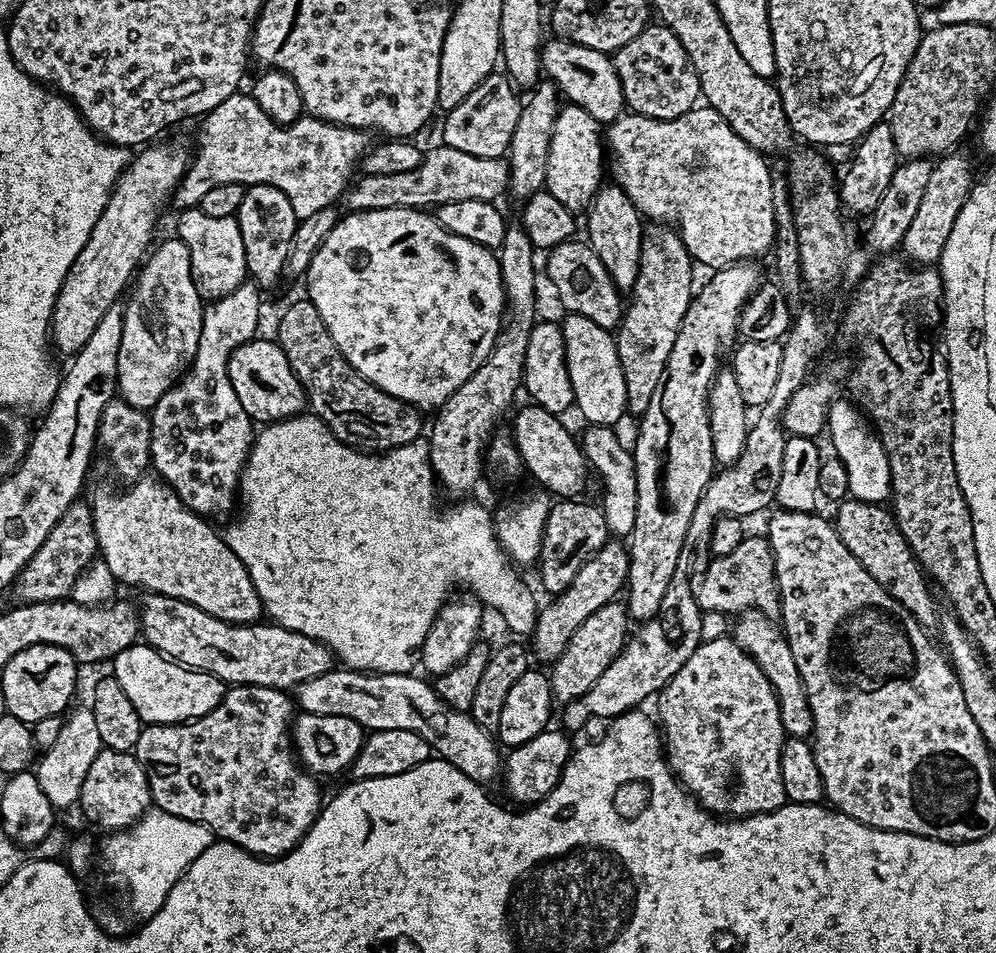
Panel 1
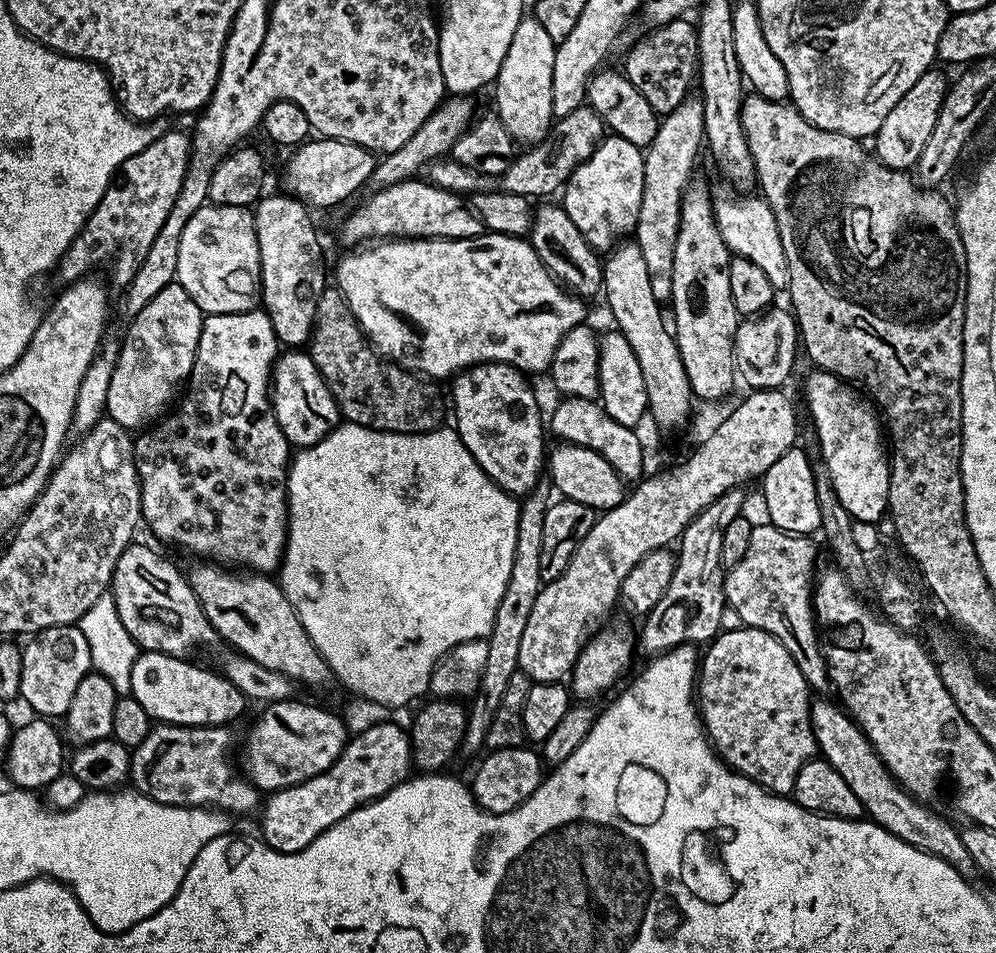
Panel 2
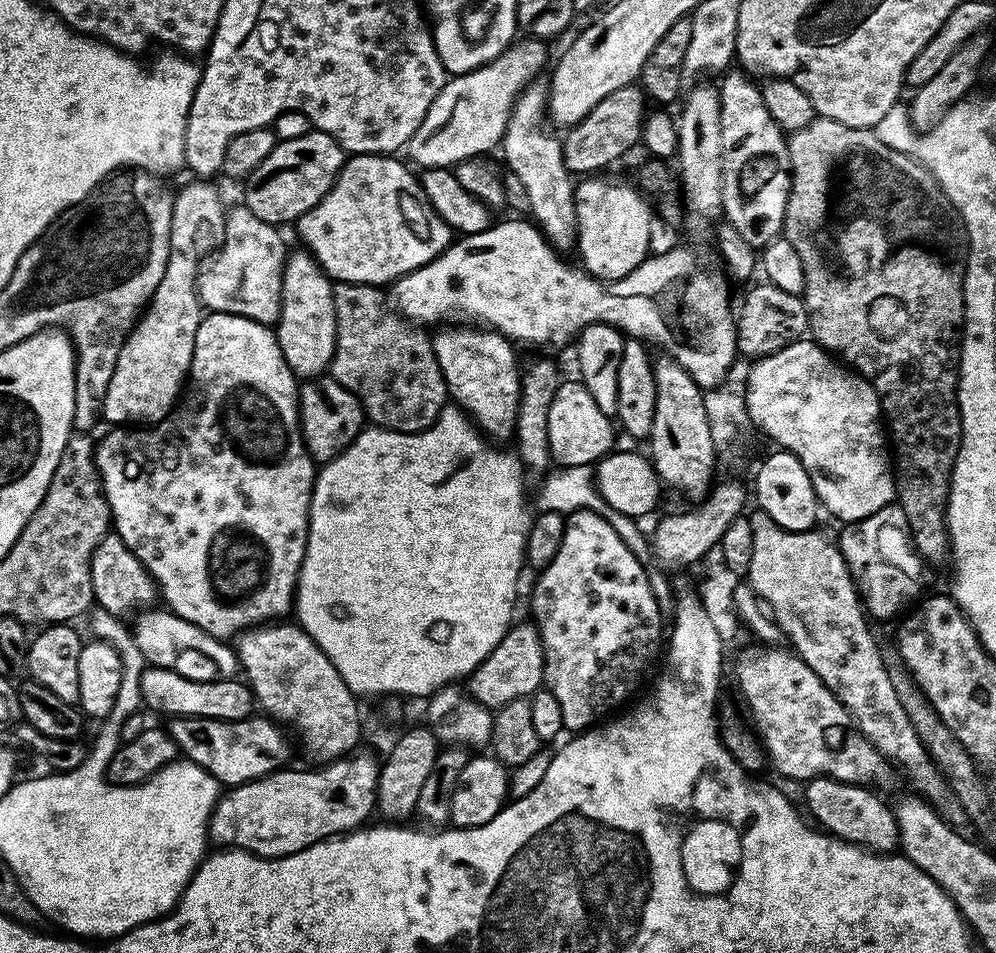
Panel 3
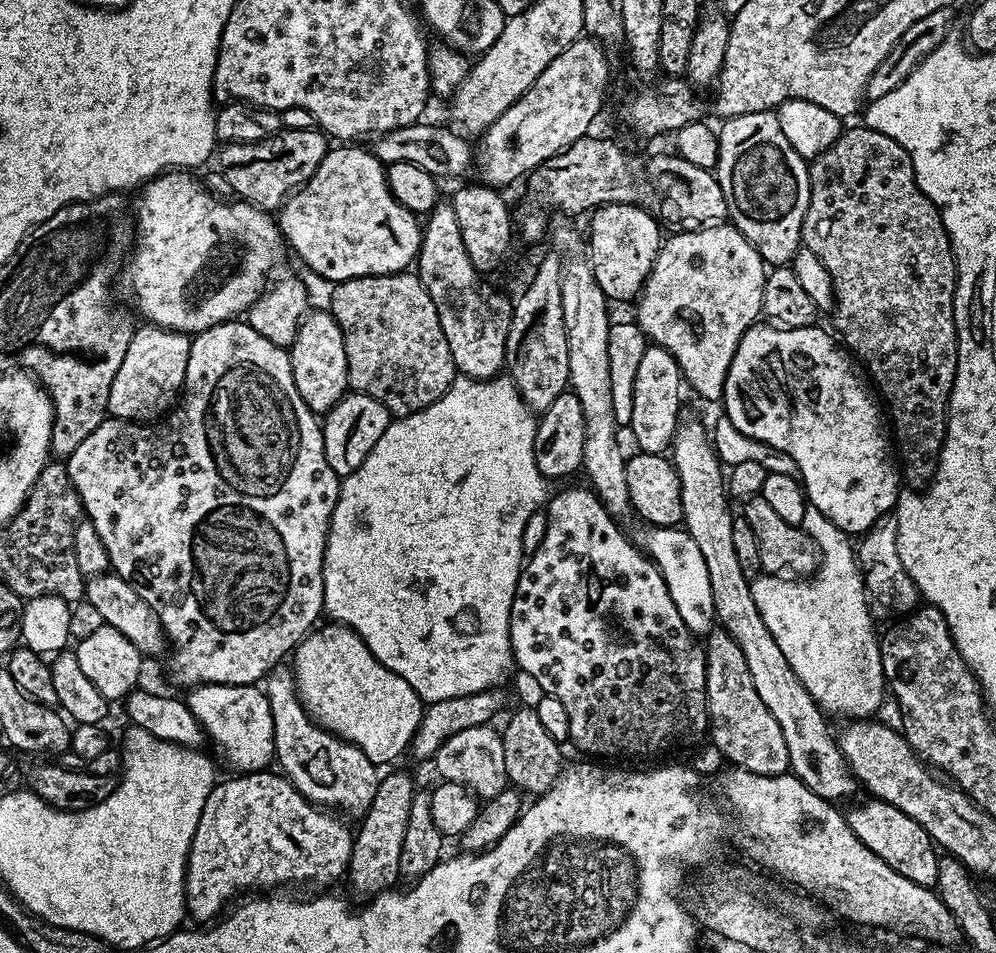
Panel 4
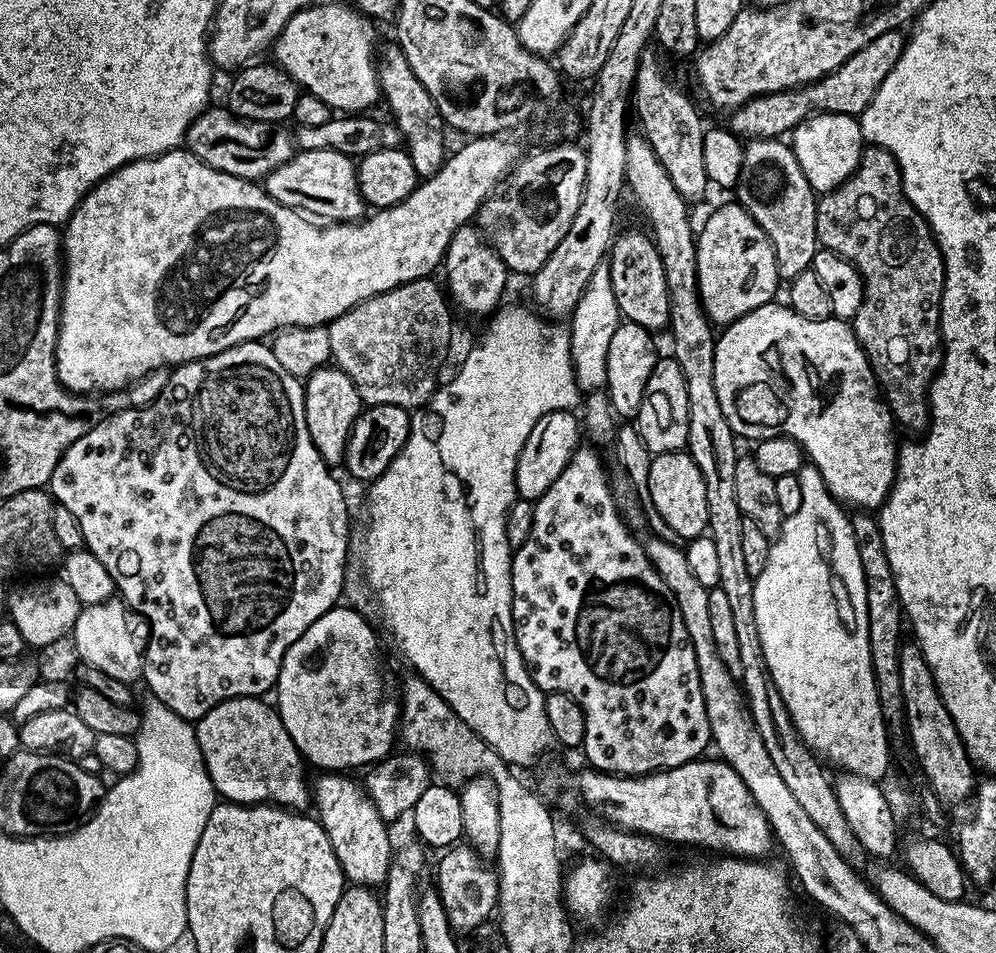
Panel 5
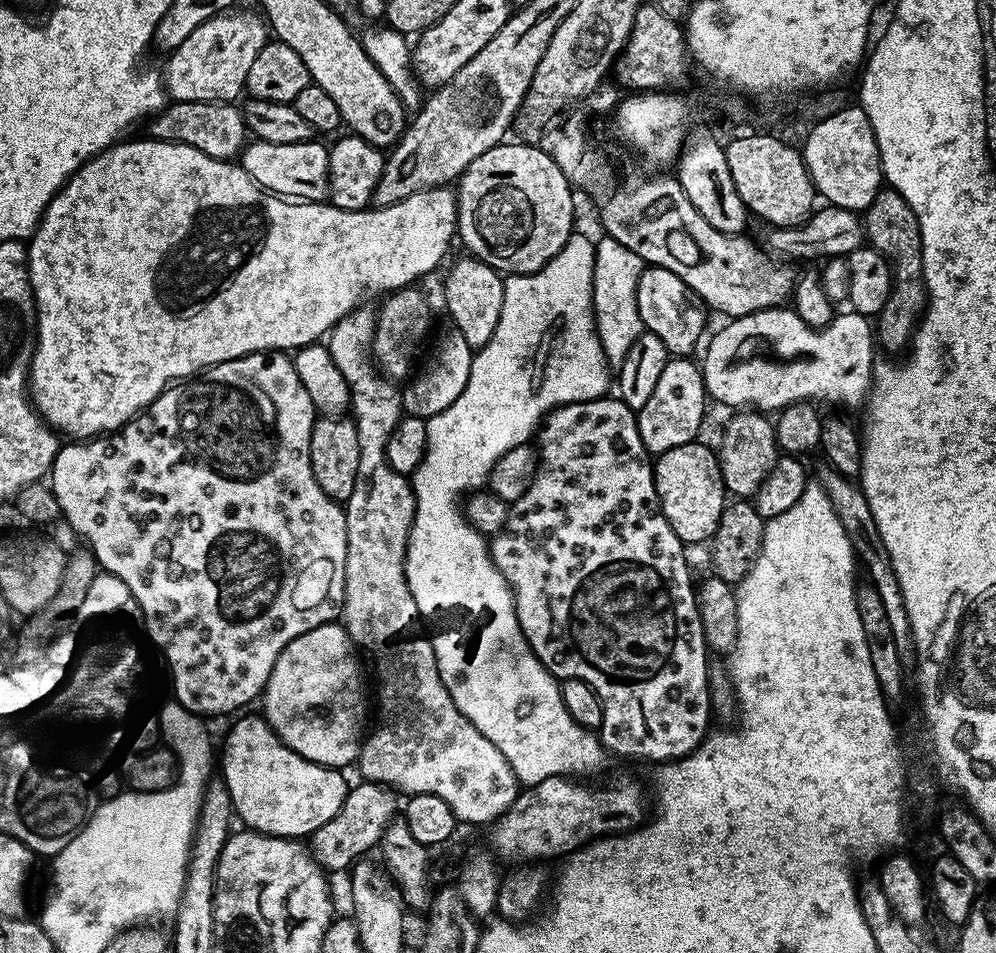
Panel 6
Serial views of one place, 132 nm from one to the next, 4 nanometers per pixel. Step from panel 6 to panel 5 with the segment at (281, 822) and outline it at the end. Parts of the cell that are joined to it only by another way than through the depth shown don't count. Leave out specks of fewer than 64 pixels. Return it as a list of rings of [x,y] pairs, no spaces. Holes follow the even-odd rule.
[[[243,696],[242,698],[234,698],[233,700],[227,700],[222,702],[218,706],[214,706],[209,712],[202,717],[202,719],[195,721],[194,727],[196,729],[196,737],[198,738],[198,746],[202,750],[202,758],[204,759],[204,765],[206,770],[210,774],[210,782],[216,788],[217,793],[225,801],[233,804],[274,804],[282,808],[289,810],[304,810],[310,804],[310,780],[304,777],[304,768],[306,769],[306,761],[300,752],[294,746],[294,742],[290,738],[290,734],[286,730],[286,726],[282,722],[279,711],[271,703],[263,704],[263,699],[255,696]]]

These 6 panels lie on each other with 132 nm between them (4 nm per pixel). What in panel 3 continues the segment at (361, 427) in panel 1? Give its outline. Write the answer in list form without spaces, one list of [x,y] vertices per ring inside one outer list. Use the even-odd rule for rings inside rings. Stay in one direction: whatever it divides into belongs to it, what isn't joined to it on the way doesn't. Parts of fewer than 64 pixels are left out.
[[[337,283],[337,284],[336,284],[336,285],[335,285],[335,287],[333,287],[333,289],[332,289],[332,297],[333,297],[333,298],[334,298],[334,314],[335,314],[335,315],[336,315],[336,349],[335,349],[335,350],[334,350],[334,354],[333,354],[333,355],[332,355],[332,363],[331,363],[331,365],[330,365],[330,376],[331,376],[331,377],[332,377],[332,378],[333,378],[333,379],[335,379],[335,380],[337,380],[337,382],[338,382],[338,383],[340,383],[340,384],[341,384],[341,385],[342,385],[342,387],[345,387],[345,388],[346,388],[346,390],[348,390],[348,391],[350,391],[350,392],[352,392],[352,393],[353,393],[353,395],[355,395],[355,396],[356,396],[356,397],[357,397],[357,399],[359,399],[359,400],[360,400],[360,404],[361,404],[361,406],[362,406],[362,408],[363,408],[363,410],[364,410],[364,414],[365,414],[365,417],[367,417],[367,419],[368,419],[368,420],[369,420],[369,421],[371,421],[371,423],[372,423],[372,424],[373,424],[373,425],[375,425],[375,427],[378,427],[378,428],[389,428],[389,429],[390,429],[390,430],[394,430],[394,431],[395,431],[395,432],[421,432],[421,431],[422,431],[422,430],[426,430],[426,429],[427,429],[427,428],[428,428],[428,427],[430,427],[430,426],[431,426],[431,425],[432,425],[432,424],[433,424],[433,423],[434,423],[434,421],[436,421],[436,420],[437,420],[437,419],[438,419],[438,417],[439,417],[439,416],[440,416],[440,412],[441,412],[441,411],[442,411],[442,409],[444,409],[444,407],[445,407],[445,406],[446,406],[446,405],[447,405],[447,404],[448,404],[448,403],[449,403],[449,400],[450,400],[450,397],[449,397],[449,394],[448,394],[448,387],[447,387],[447,386],[446,386],[446,378],[445,378],[445,377],[444,377],[444,375],[443,375],[443,374],[442,374],[442,370],[441,370],[441,369],[440,369],[440,367],[439,367],[439,366],[438,366],[438,362],[437,362],[437,361],[436,361],[436,355],[435,355],[435,354],[434,354],[434,350],[433,350],[433,349],[432,349],[432,336],[431,336],[431,335],[429,335],[429,333],[427,333],[427,334],[426,334],[426,333],[424,333],[424,332],[427,332],[427,331],[425,331],[425,329],[424,329],[424,328],[423,328],[423,327],[420,327],[420,326],[417,326],[417,325],[416,325],[416,324],[415,324],[415,323],[413,323],[413,321],[411,321],[411,320],[409,320],[409,319],[407,319],[407,318],[405,318],[405,317],[403,317],[403,316],[401,316],[401,315],[400,315],[400,313],[399,313],[399,311],[396,311],[396,310],[393,310],[393,309],[392,309],[392,308],[391,308],[391,307],[390,307],[390,304],[389,304],[389,301],[388,301],[388,300],[387,300],[387,299],[386,299],[386,296],[385,296],[385,300],[386,300],[386,301],[384,301],[384,296],[383,296],[383,294],[382,294],[382,293],[380,293],[380,292],[383,292],[383,291],[381,291],[381,289],[380,289],[380,288],[379,288],[379,287],[377,287],[377,285],[374,285],[374,284],[342,284],[342,283]]]

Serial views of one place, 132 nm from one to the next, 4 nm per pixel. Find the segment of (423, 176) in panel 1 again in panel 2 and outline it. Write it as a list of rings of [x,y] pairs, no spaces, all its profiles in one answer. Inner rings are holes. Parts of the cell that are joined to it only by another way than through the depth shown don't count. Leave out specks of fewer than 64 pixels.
[[[582,106],[578,110],[570,110],[570,114],[559,117],[548,129],[548,135],[538,144],[534,144],[523,149],[524,153],[517,155],[512,161],[512,165],[498,177],[483,176],[466,166],[462,166],[458,161],[451,158],[436,159],[426,168],[426,180],[435,188],[441,188],[447,192],[459,192],[461,194],[471,194],[474,192],[491,192],[497,187],[501,192],[518,194],[529,198],[552,198],[561,191],[564,183],[594,154],[594,150],[599,146],[601,140],[606,135],[604,119],[601,118],[590,106]]]

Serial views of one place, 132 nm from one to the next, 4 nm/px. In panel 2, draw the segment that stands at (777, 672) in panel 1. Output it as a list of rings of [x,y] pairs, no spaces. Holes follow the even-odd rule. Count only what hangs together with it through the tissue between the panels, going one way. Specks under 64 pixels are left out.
[[[813,699],[810,704],[812,717],[812,734],[816,739],[819,755],[826,763],[838,770],[842,778],[846,778],[846,786],[854,790],[858,802],[864,807],[865,813],[875,823],[890,834],[902,838],[902,842],[910,842],[910,846],[920,848],[924,852],[934,854],[946,862],[950,862],[959,872],[968,874],[974,865],[966,846],[962,842],[959,831],[951,828],[940,816],[935,816],[921,801],[912,799],[901,788],[898,781],[888,773],[880,755],[874,750],[864,732],[856,721],[844,711],[839,703],[831,704],[828,700]]]

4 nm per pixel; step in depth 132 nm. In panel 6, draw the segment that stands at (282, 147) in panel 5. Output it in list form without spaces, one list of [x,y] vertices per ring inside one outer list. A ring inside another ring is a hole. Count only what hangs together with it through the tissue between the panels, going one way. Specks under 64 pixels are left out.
[[[218,101],[168,102],[151,117],[147,135],[154,140],[165,140],[167,144],[194,146],[194,150],[202,150],[202,154],[215,160],[232,160],[243,153],[250,136],[244,113],[236,107],[235,103]]]

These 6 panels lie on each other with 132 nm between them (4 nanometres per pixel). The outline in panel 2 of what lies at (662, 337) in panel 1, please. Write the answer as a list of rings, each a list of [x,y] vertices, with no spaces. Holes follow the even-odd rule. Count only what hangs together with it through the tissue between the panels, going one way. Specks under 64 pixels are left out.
[[[692,94],[661,119],[658,134],[654,134],[654,142],[643,149],[642,210],[638,210],[634,241],[642,250],[650,274],[650,284],[660,302],[672,299],[674,248],[678,238],[682,198],[693,179],[692,167],[695,166],[696,155],[700,152],[700,146],[702,150],[704,143],[703,102],[699,95]]]

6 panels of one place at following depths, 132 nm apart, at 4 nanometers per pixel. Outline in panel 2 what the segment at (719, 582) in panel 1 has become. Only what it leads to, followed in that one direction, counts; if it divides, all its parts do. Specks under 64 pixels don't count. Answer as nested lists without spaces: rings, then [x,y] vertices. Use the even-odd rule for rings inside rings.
[[[771,522],[763,523],[753,527],[750,546],[742,562],[727,569],[724,578],[726,604],[738,612],[744,626],[778,638],[778,642],[790,650],[809,689],[827,689],[830,684],[828,667],[824,665],[822,641],[812,611],[814,573],[817,571],[816,544],[811,535],[798,536],[795,532],[775,528]]]

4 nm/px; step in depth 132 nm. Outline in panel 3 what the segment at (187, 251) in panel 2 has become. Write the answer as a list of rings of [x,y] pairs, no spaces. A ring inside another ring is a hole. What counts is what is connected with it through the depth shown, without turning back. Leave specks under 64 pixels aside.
[[[237,206],[227,209],[224,240],[196,277],[196,291],[201,305],[208,312],[228,312],[259,324],[275,325],[280,318],[282,274],[286,259],[286,247],[280,232],[277,225],[262,222],[262,218],[257,218],[248,208]]]

